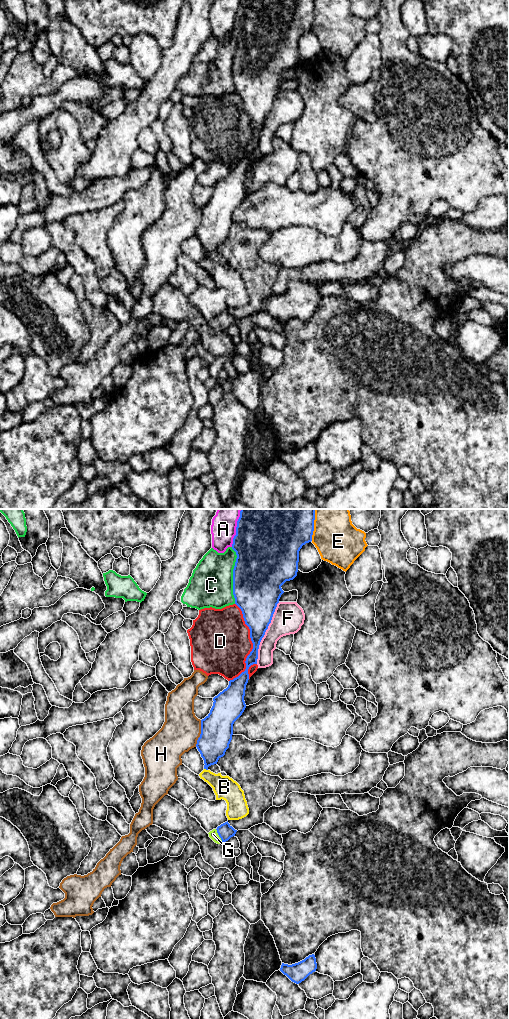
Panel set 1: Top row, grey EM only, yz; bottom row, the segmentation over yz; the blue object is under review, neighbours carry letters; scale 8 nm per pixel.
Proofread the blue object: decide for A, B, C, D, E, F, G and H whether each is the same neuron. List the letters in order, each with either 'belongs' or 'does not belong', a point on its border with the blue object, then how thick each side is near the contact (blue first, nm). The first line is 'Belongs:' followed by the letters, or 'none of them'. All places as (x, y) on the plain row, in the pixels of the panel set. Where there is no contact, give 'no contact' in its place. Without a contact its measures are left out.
Belongs: G
A: does not belong; meets blue in yz at (236, 17); 480 nm thick on the blue side, 200 nm on the other
B: does not belong; meets blue in yz at (206, 257); 240 nm thick on the blue side, 190 nm on the other
C: does not belong; meets blue in yz at (233, 63); 440 nm thick on the blue side, 360 nm on the other
D: does not belong; meets blue in yz at (253, 132); 240 nm thick on the blue side, 460 nm on the other
E: does not belong; meets blue in yz at (313, 14); 360 nm thick on the blue side, 360 nm on the other
F: does not belong; meets blue in yz at (264, 121); 280 nm thick on the blue side, 240 nm on the other
G: belongs; meets blue in yz at (219, 324); 120 nm thick on the blue side, 70 nm on the other
H: does not belong; meets blue in yz at (201, 221); 260 nm thick on the blue side, 300 nm on the other

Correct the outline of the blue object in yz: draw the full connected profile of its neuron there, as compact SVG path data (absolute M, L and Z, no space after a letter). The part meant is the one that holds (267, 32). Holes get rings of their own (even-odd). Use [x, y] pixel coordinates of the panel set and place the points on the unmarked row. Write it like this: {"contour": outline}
{"contour": "M240 0L232 37L237 46L233 57L233 83L250 117L253 137L246 146L246 157L229 169L226 177L213 186L210 201L201 208L201 222L196 235L204 248L204 257L217 252L225 243L233 223L233 212L246 196L244 189L249 168L248 157L257 152L258 137L284 81L281 74L297 64L299 39L312 29L315 0Z"}

